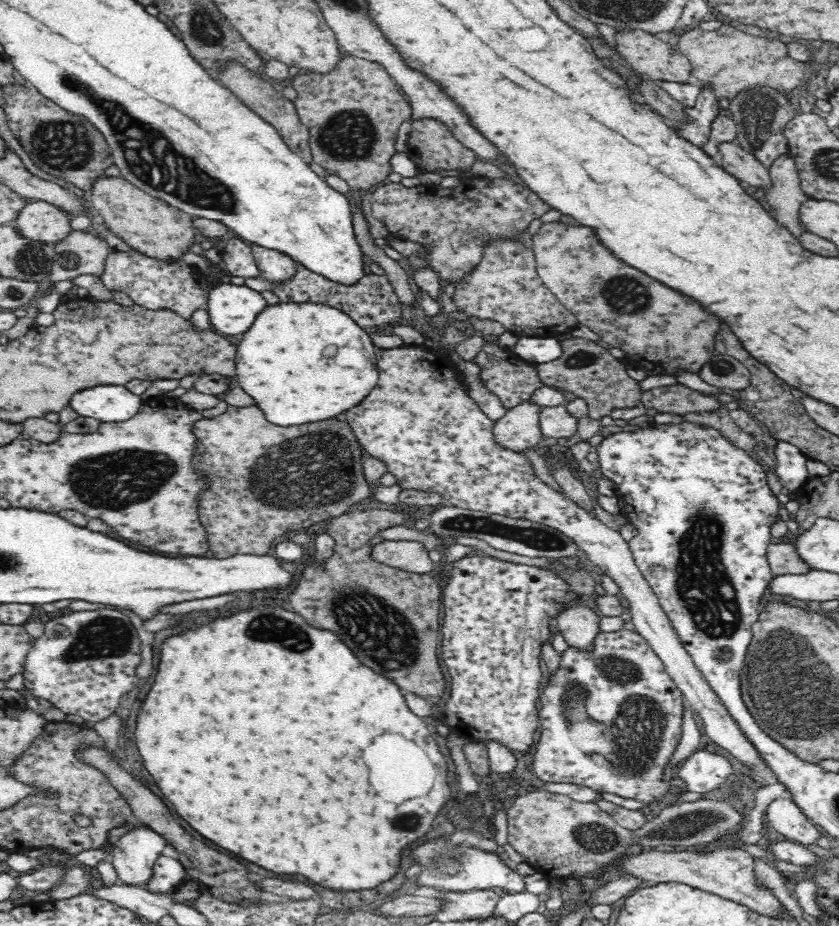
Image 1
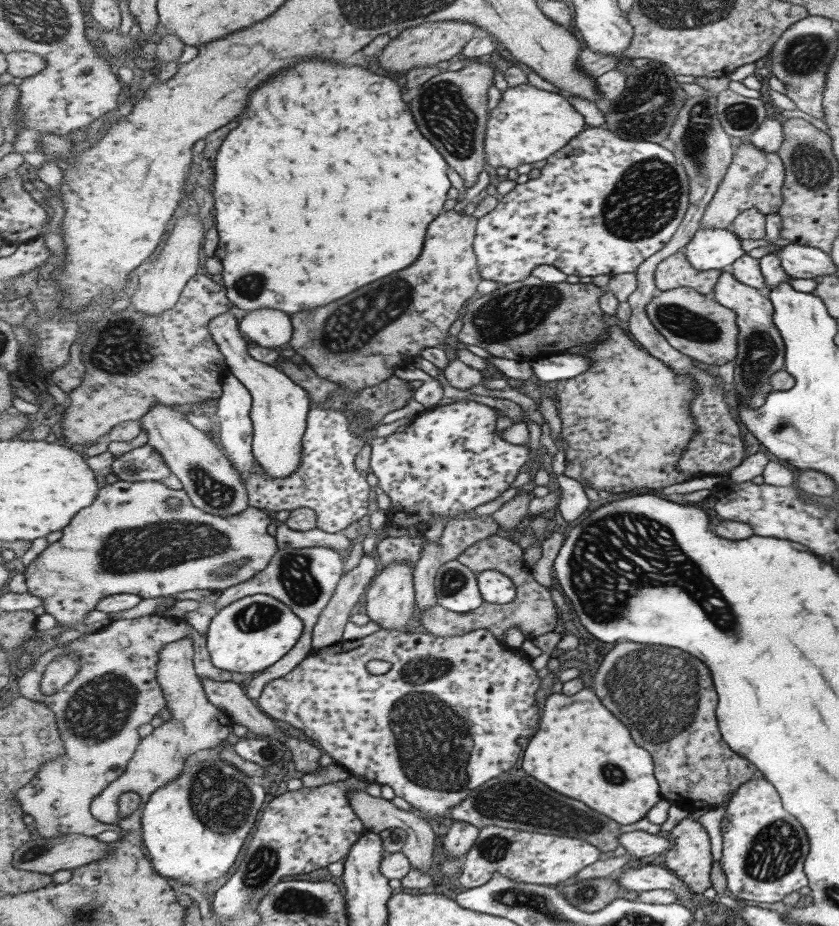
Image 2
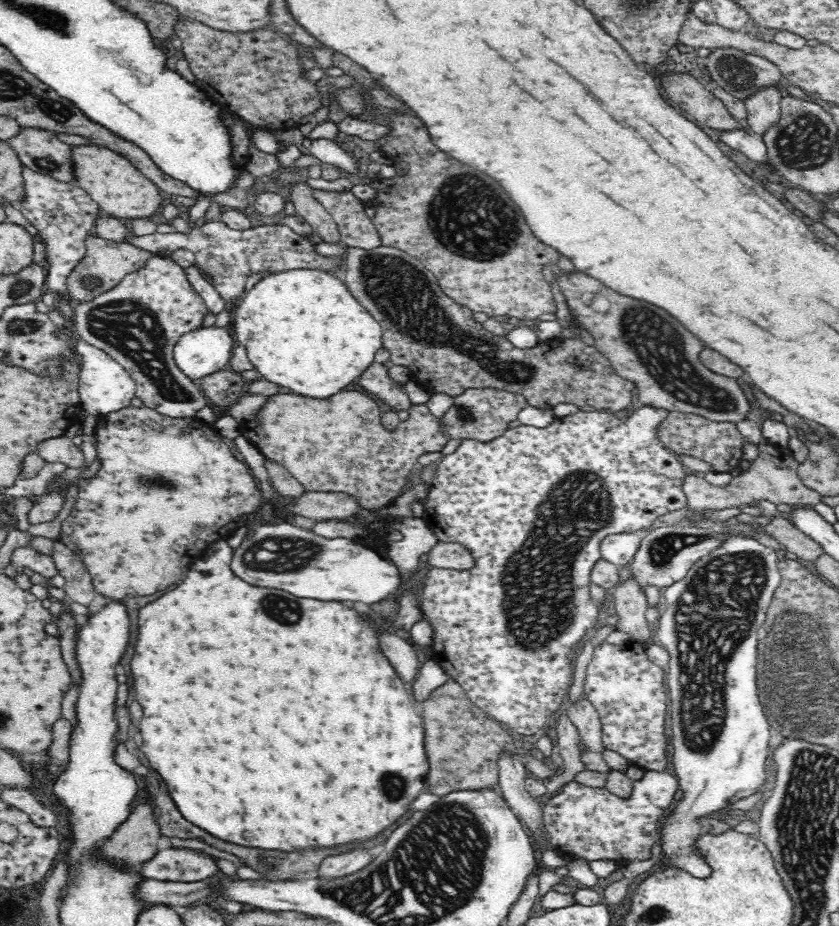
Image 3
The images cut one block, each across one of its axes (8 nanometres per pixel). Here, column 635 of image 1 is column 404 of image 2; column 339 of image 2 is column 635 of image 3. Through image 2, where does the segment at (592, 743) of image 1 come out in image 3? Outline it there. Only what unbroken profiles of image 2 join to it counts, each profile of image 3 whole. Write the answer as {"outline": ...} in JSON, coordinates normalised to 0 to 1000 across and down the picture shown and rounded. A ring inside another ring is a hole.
{"outline":[[[760,693],[718,695],[698,721],[696,752],[713,769],[718,780],[718,799],[722,810],[732,810],[751,825],[775,834],[794,832],[794,795],[791,778],[796,767],[794,730],[770,706],[770,698]]]}

